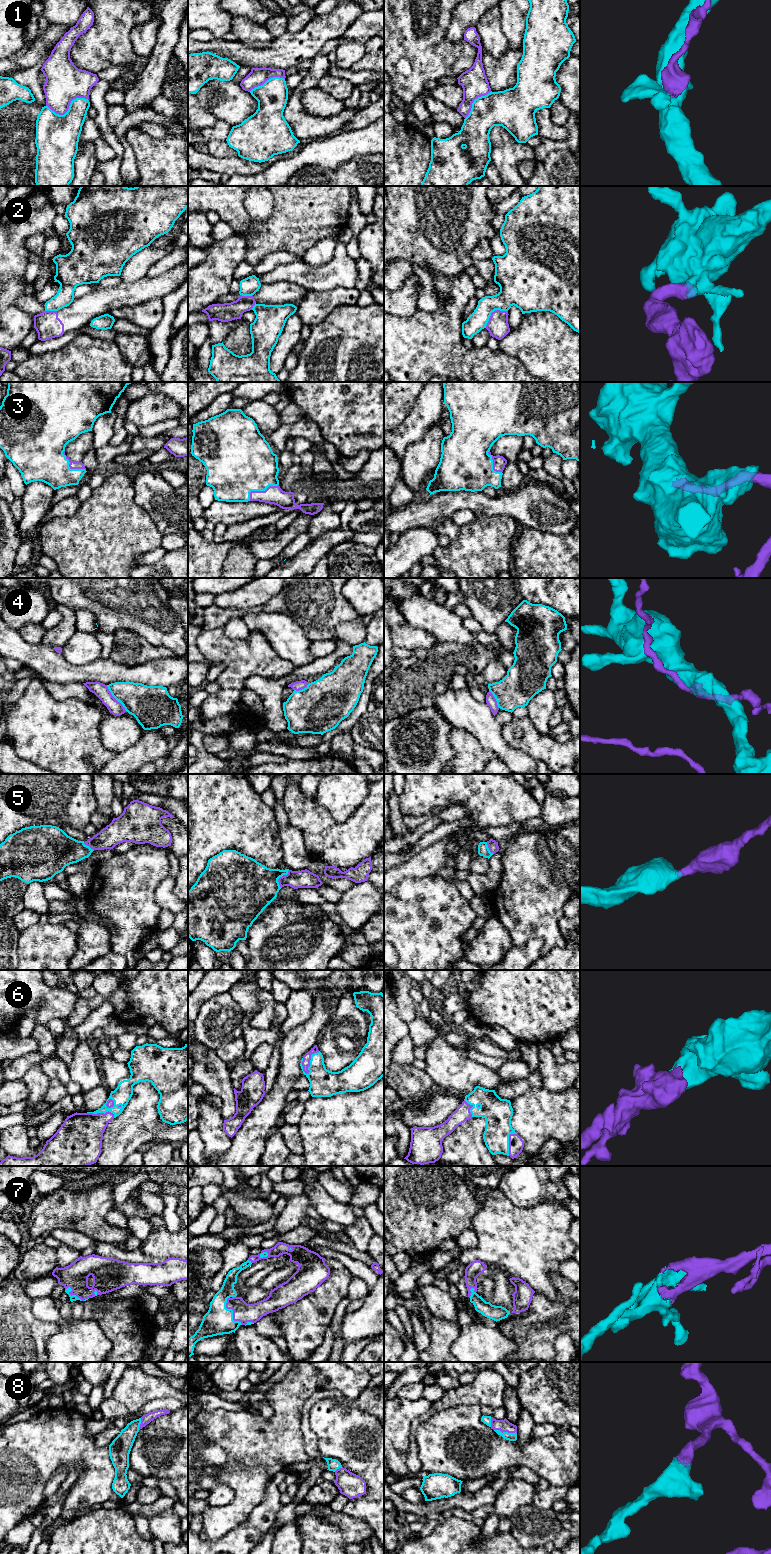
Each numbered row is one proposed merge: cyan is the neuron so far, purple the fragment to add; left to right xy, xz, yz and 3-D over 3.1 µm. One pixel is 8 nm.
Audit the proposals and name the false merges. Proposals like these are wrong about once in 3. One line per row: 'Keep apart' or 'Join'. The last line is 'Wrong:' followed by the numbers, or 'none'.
1: Keep apart
2: Keep apart
3: Join
4: Keep apart
5: Join
6: Join
7: Join
8: Join
Wrong: 1, 2, 4

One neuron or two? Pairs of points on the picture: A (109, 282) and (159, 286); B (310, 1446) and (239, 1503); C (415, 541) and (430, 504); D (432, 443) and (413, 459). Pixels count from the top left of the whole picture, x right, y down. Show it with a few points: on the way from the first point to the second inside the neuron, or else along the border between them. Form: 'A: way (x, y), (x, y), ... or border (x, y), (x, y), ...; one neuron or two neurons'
A: border (121, 280), (116, 285), (101, 288); two neurons
B: border (300, 1426), (304, 1448), (310, 1458); two neurons
C: border (433, 526), (409, 528), (400, 535); two neurons
D: way (427, 448), (418, 457); one neuron

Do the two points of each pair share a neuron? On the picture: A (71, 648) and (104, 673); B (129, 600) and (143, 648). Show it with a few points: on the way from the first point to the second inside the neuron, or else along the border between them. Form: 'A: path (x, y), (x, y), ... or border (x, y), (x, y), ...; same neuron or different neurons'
A: border (100, 657), (82, 665), (72, 665), (67, 662); different neurons
B: border (117, 630), (131, 630), (152, 644), (161, 646); different neurons

